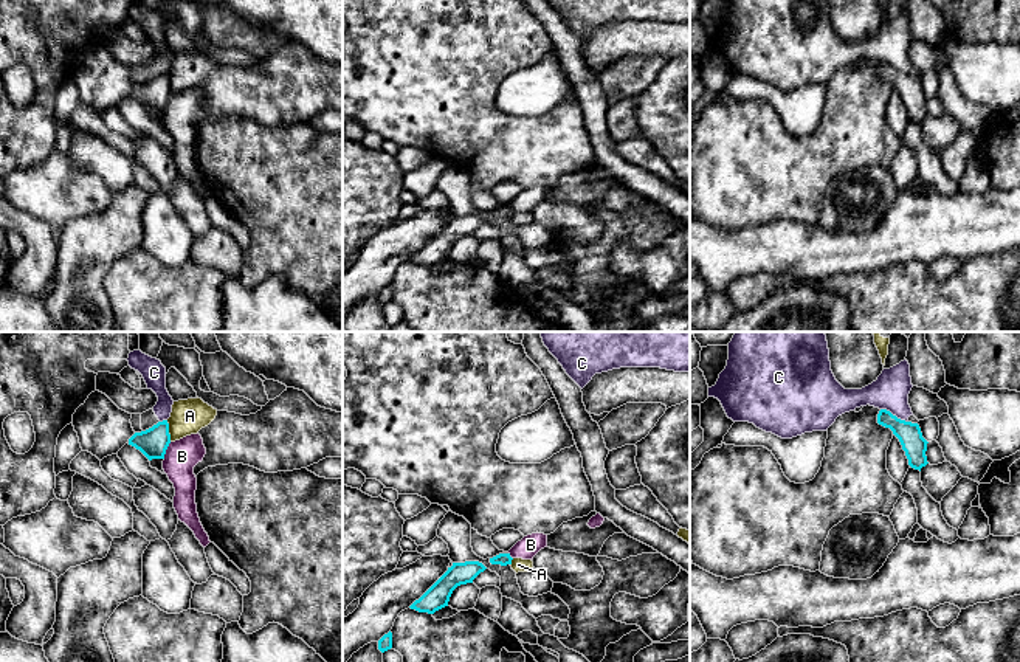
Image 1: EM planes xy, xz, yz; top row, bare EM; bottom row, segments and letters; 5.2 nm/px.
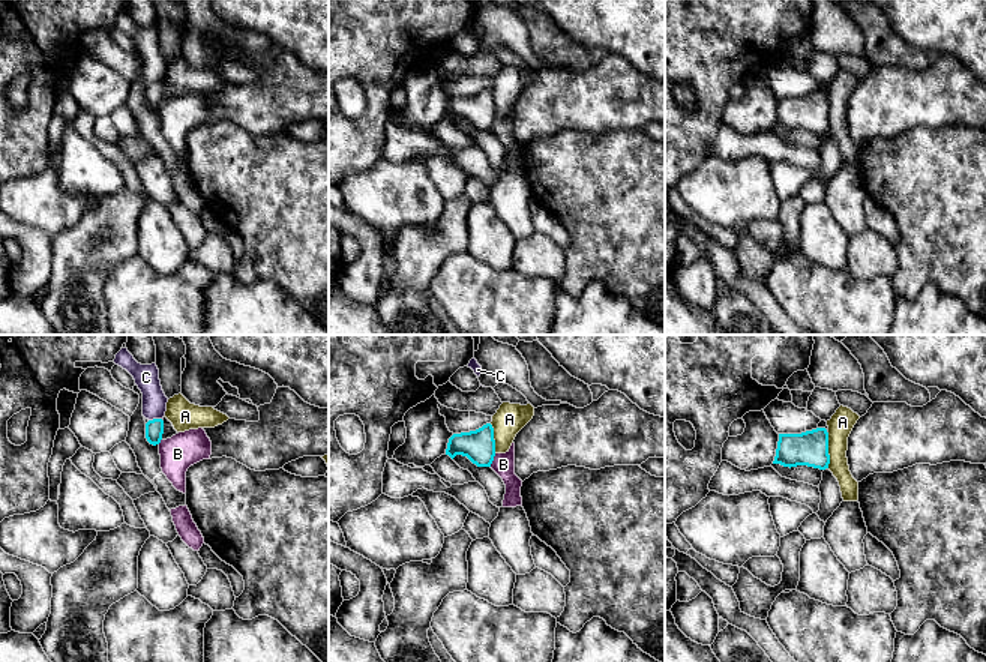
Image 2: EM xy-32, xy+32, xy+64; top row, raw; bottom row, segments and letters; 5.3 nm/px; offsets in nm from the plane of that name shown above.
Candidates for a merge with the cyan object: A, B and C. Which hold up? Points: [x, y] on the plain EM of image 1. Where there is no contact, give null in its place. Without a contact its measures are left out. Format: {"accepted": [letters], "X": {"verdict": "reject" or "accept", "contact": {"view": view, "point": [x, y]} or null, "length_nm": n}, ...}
{"accepted": [], "A": {"verdict": "reject", "contact": {"view": "xy", "point": [168, 84]}, "length_nm": 110}, "B": {"verdict": "reject", "contact": {"view": "xy", "point": [166, 101]}, "length_nm": 100}, "C": {"verdict": "reject", "contact": {"view": "yz", "point": [895, 68]}, "length_nm": 160}}

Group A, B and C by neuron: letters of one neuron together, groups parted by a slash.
A / B / C

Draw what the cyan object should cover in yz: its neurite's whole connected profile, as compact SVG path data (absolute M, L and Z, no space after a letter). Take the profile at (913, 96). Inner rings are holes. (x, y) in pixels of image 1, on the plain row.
M887 62L879 64L877 76L890 81L899 91L911 121L921 124L929 116L925 109L929 95L922 90L918 76L901 73Z

